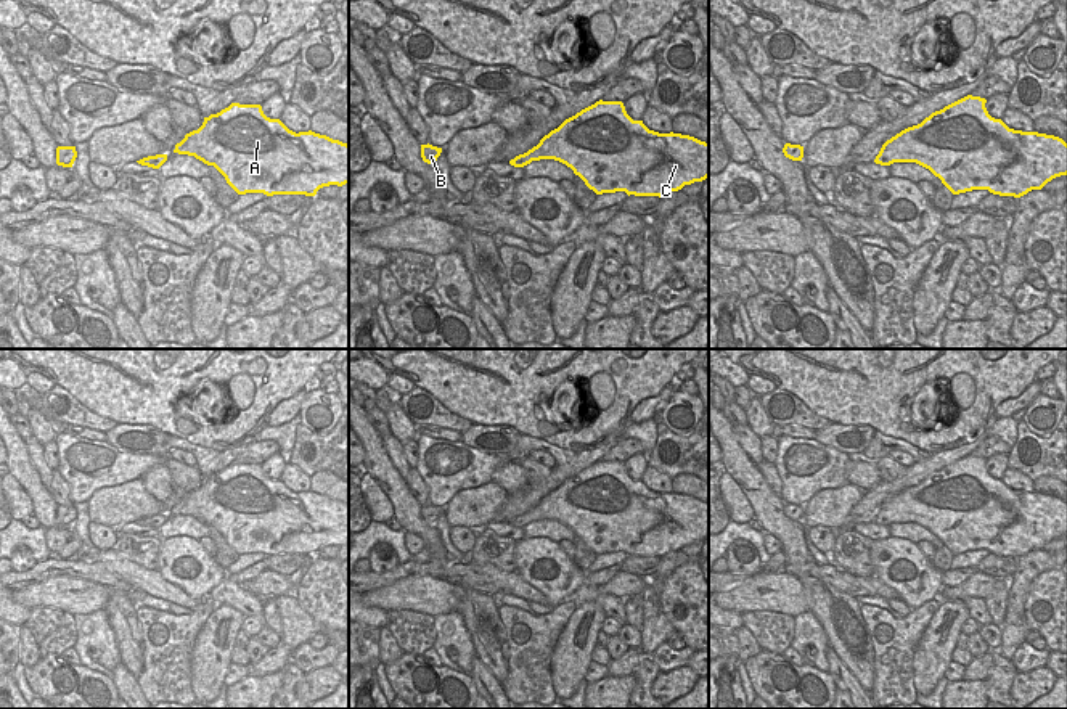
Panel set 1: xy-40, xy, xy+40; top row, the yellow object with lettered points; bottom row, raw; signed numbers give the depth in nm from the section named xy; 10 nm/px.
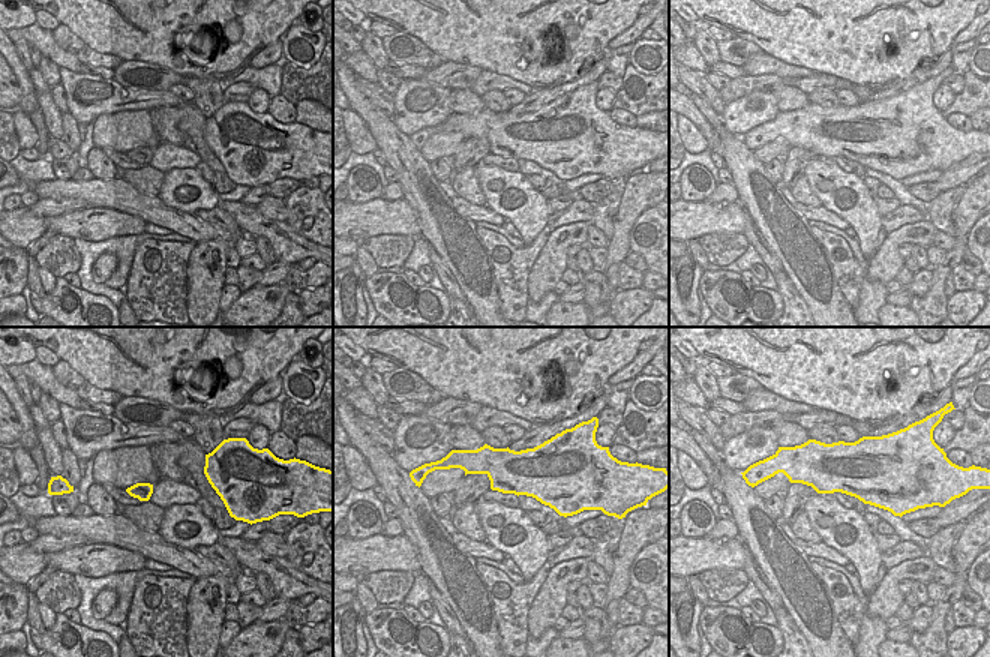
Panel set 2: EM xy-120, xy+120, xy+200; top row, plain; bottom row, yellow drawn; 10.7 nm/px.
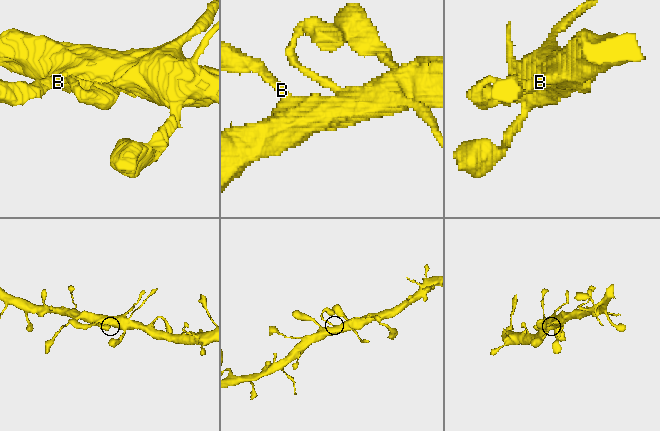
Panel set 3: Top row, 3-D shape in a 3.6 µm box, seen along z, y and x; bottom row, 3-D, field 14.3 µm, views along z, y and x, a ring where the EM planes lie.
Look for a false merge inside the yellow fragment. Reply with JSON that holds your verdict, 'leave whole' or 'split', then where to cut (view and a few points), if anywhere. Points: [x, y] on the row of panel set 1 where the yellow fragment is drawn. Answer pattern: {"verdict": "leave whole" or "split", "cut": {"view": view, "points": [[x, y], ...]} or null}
{"verdict": "leave whole", "cut": null}

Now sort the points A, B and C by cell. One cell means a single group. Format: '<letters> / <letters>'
A B C

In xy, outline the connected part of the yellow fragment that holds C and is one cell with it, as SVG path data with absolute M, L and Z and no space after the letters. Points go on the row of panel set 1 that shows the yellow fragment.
M599 100L582 109L509 164L524 167L540 159L566 164L596 195L625 191L628 196L660 198L709 177L709 143L689 135L649 130L643 121L633 121L627 114L622 101Z

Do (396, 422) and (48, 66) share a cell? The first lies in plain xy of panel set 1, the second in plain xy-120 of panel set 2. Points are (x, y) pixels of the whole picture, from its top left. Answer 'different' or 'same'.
same

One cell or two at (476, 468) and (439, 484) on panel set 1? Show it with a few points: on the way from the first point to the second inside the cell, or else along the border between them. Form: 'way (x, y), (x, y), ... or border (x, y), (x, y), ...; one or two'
way (466, 470), (449, 478); one

